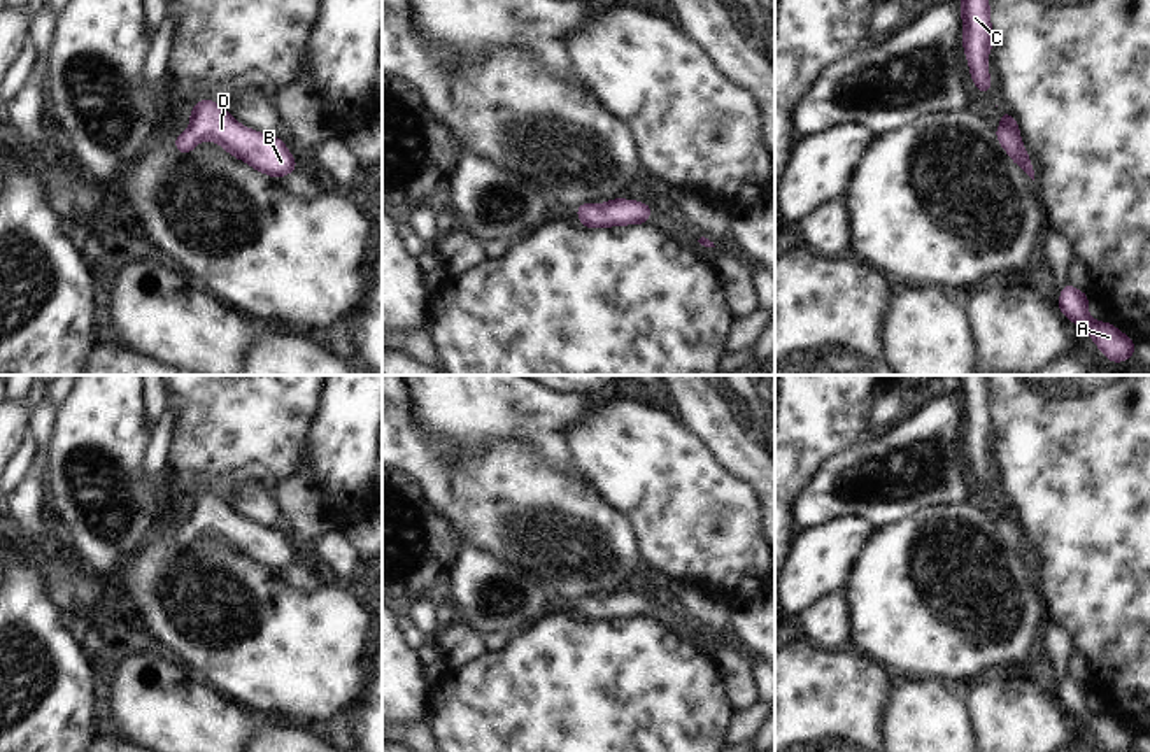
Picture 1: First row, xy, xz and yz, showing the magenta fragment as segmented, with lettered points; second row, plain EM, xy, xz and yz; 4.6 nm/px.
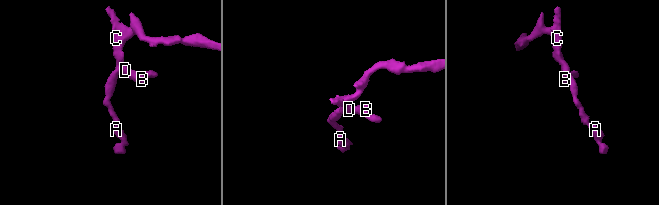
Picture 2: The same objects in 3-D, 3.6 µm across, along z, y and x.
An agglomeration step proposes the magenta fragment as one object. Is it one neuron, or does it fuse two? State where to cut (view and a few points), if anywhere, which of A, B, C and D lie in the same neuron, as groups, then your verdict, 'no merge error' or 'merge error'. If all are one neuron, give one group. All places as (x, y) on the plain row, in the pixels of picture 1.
cut none; groups A B C D; no merge error

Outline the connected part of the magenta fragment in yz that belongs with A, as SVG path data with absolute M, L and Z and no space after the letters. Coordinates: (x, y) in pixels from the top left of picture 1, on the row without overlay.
M1069 675L1061 682L1059 705L1080 717L1097 736L1108 752L1127 752L1134 747L1134 734L1110 715L1096 715L1087 706L1087 685L1080 685Z

